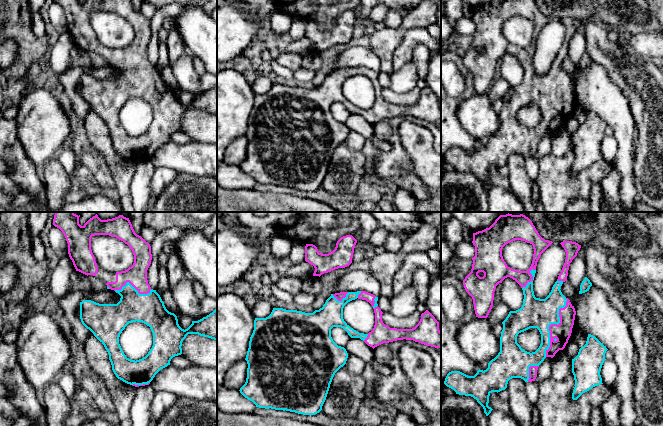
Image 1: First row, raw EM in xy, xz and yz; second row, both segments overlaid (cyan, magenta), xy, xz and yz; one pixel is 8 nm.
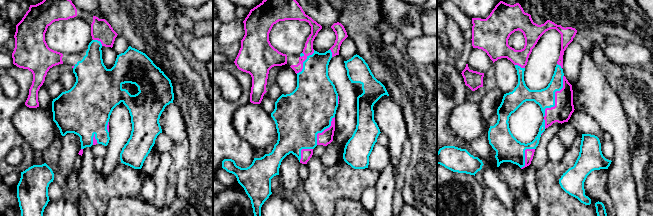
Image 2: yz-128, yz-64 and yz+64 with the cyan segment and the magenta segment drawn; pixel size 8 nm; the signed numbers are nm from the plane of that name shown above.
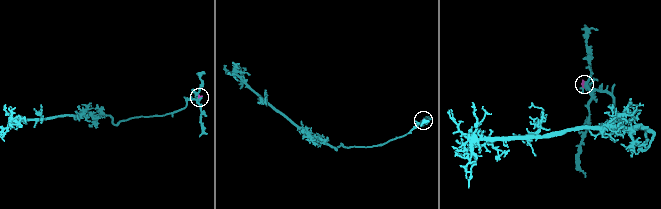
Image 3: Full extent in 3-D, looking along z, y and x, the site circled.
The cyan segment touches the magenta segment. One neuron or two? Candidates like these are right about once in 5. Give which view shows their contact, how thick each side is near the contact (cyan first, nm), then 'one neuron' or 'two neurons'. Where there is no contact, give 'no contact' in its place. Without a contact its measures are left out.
contact in yz; calibres 240 and 140 nm; one neuron

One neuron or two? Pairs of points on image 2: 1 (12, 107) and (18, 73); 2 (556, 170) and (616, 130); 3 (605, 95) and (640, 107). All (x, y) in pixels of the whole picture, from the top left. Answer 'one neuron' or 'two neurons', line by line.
1: one neuron
2: two neurons
3: two neurons

